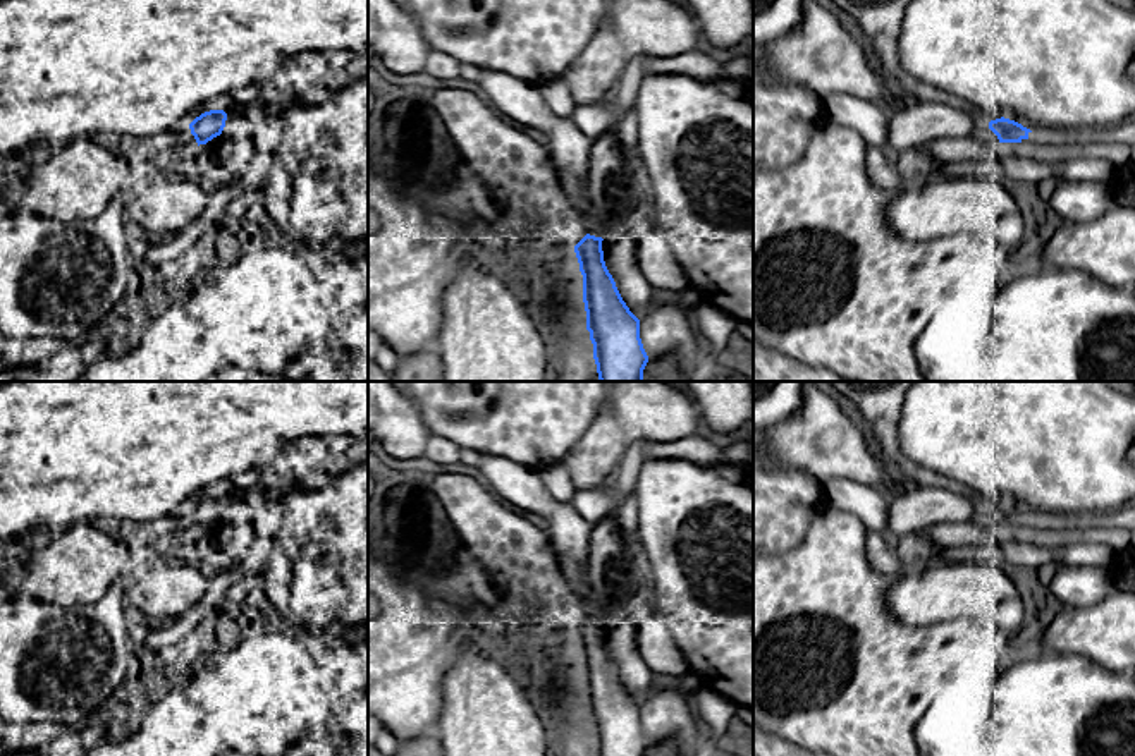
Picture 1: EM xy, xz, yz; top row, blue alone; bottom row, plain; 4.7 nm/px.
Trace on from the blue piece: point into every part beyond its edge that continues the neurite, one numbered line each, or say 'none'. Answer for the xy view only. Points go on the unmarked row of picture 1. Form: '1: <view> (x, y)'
none

